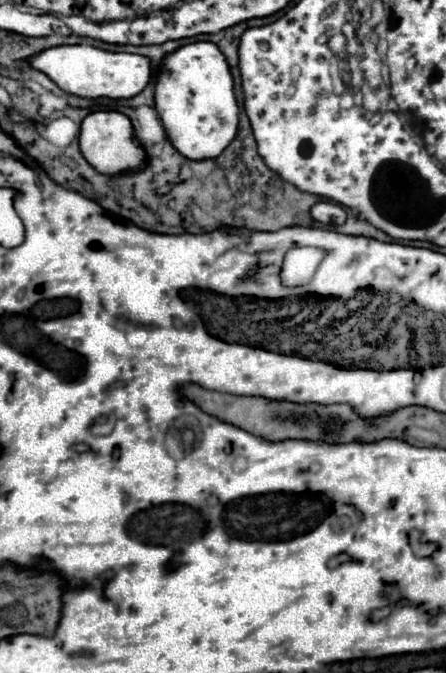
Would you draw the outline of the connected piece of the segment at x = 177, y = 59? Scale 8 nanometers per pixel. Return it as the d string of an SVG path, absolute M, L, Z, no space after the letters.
M189 43L163 59L163 69L155 85L155 109L175 149L189 159L215 159L233 141L239 125L239 107L233 93L233 77L229 65L215 43Z

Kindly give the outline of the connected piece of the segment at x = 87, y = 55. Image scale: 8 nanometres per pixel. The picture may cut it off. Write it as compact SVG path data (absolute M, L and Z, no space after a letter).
M59 45L45 49L37 55L31 55L29 65L41 73L45 73L51 81L57 83L65 93L87 97L87 99L131 99L139 95L151 81L151 59L135 53L121 51L105 51L91 45Z

